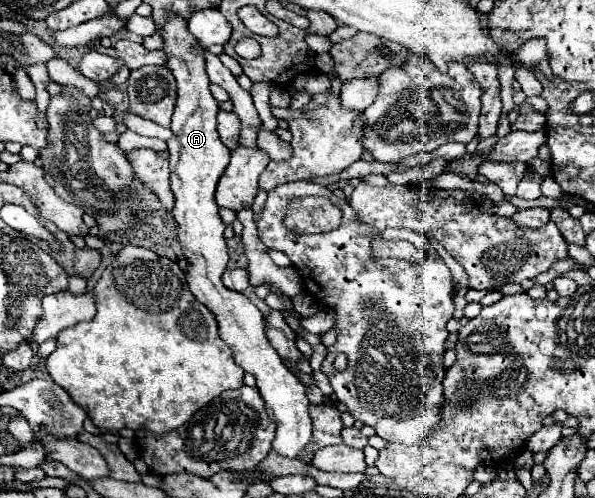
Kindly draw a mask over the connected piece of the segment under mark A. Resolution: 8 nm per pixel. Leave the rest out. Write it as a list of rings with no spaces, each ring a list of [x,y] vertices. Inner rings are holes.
[[[170,17],[162,29],[162,37],[164,51],[168,55],[166,65],[172,69],[178,85],[178,101],[170,125],[174,137],[172,141],[168,141],[168,151],[172,163],[170,185],[176,197],[172,213],[178,221],[178,239],[184,249],[184,257],[190,263],[186,279],[192,287],[194,297],[208,305],[208,309],[216,315],[218,331],[234,349],[236,363],[246,373],[256,377],[256,387],[264,397],[266,413],[276,423],[276,439],[272,441],[274,453],[298,459],[304,453],[306,445],[312,441],[312,417],[308,411],[310,401],[306,397],[306,387],[298,381],[294,373],[284,367],[276,349],[270,345],[266,337],[266,321],[260,309],[242,293],[226,289],[220,279],[228,265],[228,247],[224,239],[226,225],[218,215],[214,191],[218,185],[218,177],[224,173],[230,161],[230,149],[220,141],[216,129],[218,103],[208,89],[210,81],[204,73],[204,61],[200,61],[202,47],[188,33],[188,27],[182,17]]]

